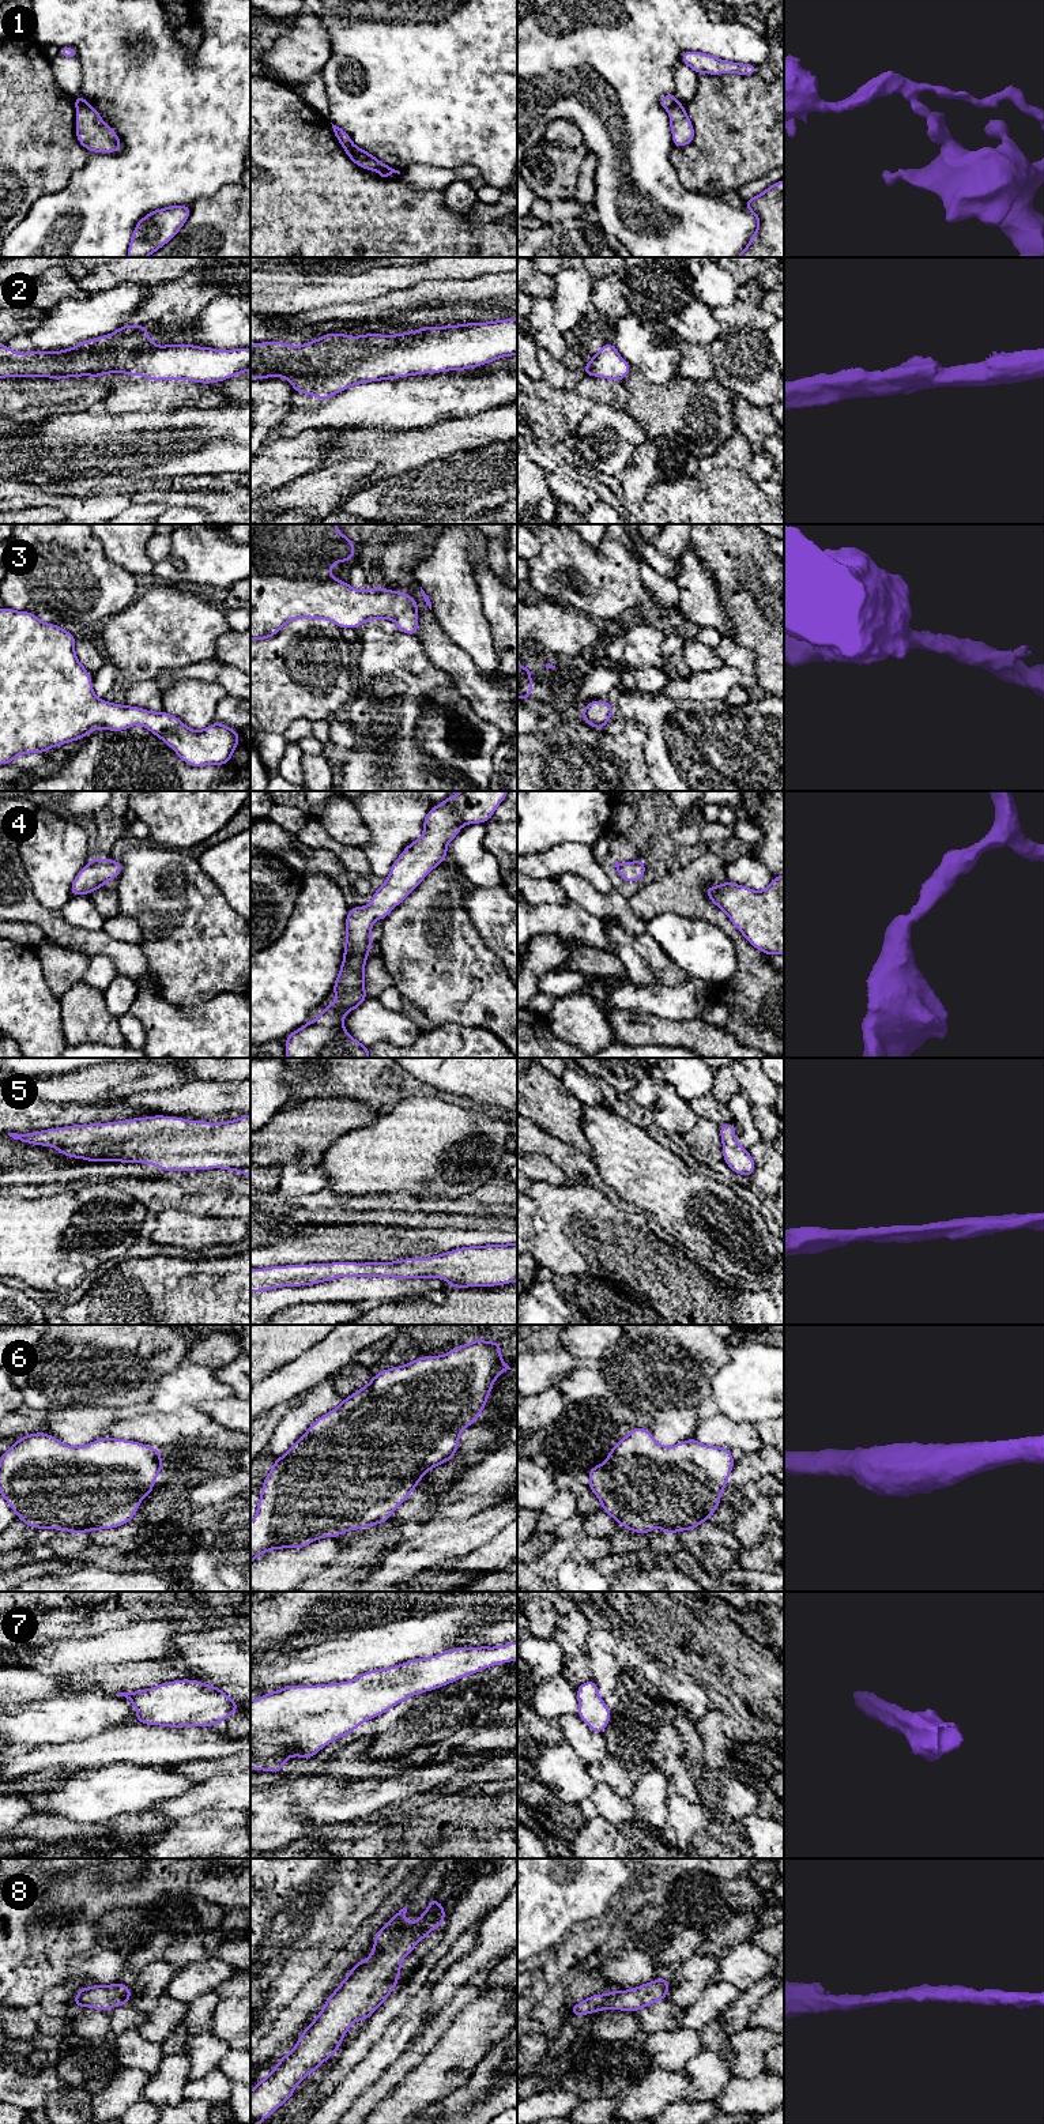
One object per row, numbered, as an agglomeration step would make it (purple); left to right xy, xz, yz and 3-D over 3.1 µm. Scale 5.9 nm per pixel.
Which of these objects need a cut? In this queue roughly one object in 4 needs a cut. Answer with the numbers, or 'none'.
1

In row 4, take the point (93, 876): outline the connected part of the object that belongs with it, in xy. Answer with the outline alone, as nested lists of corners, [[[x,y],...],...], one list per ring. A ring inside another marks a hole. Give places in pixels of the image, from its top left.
[[[93,858],[76,874],[69,897],[76,895],[91,895],[95,889],[108,885],[110,878],[117,878],[123,870],[121,860]]]

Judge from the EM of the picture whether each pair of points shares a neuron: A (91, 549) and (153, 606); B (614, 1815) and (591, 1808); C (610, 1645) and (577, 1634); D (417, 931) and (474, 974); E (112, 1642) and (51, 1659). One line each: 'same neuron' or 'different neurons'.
A: different neurons
B: same neuron
C: different neurons
D: same neuron
E: same neuron

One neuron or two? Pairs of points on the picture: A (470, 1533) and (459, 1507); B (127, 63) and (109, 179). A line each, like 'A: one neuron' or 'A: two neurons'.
A: two neurons
B: one neuron

